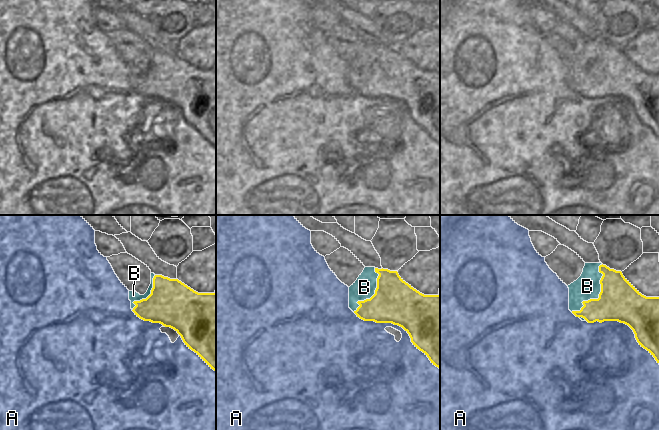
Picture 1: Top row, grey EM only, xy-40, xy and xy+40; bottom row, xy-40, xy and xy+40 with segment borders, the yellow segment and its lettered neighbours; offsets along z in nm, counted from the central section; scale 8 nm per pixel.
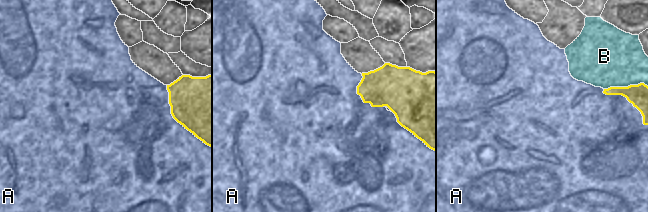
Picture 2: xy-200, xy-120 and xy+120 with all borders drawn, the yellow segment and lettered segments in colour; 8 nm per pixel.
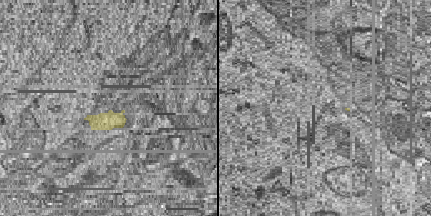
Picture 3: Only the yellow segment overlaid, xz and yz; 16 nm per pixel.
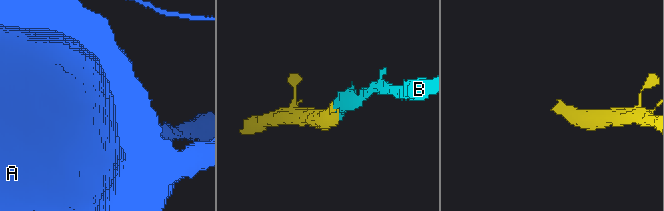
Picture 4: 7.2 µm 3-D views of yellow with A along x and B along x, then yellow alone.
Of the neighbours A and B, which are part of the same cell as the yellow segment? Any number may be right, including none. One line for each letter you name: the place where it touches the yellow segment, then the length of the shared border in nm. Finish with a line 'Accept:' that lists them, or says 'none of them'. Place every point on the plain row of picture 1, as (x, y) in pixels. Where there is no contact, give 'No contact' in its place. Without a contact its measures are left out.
B: Touches yellow at xy+40 (599, 72). Shared border 460 nm
Accept: B.

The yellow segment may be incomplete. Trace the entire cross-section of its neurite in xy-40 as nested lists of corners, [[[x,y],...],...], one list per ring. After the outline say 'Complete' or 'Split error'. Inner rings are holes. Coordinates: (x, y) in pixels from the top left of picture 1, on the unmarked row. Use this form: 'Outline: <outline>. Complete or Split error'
Outline: [[[151,49],[151,60],[144,71],[129,67],[131,85],[144,97],[160,99],[174,105],[185,121],[194,127],[211,145],[216,147],[216,69],[198,69],[179,57]]]. Split error.

